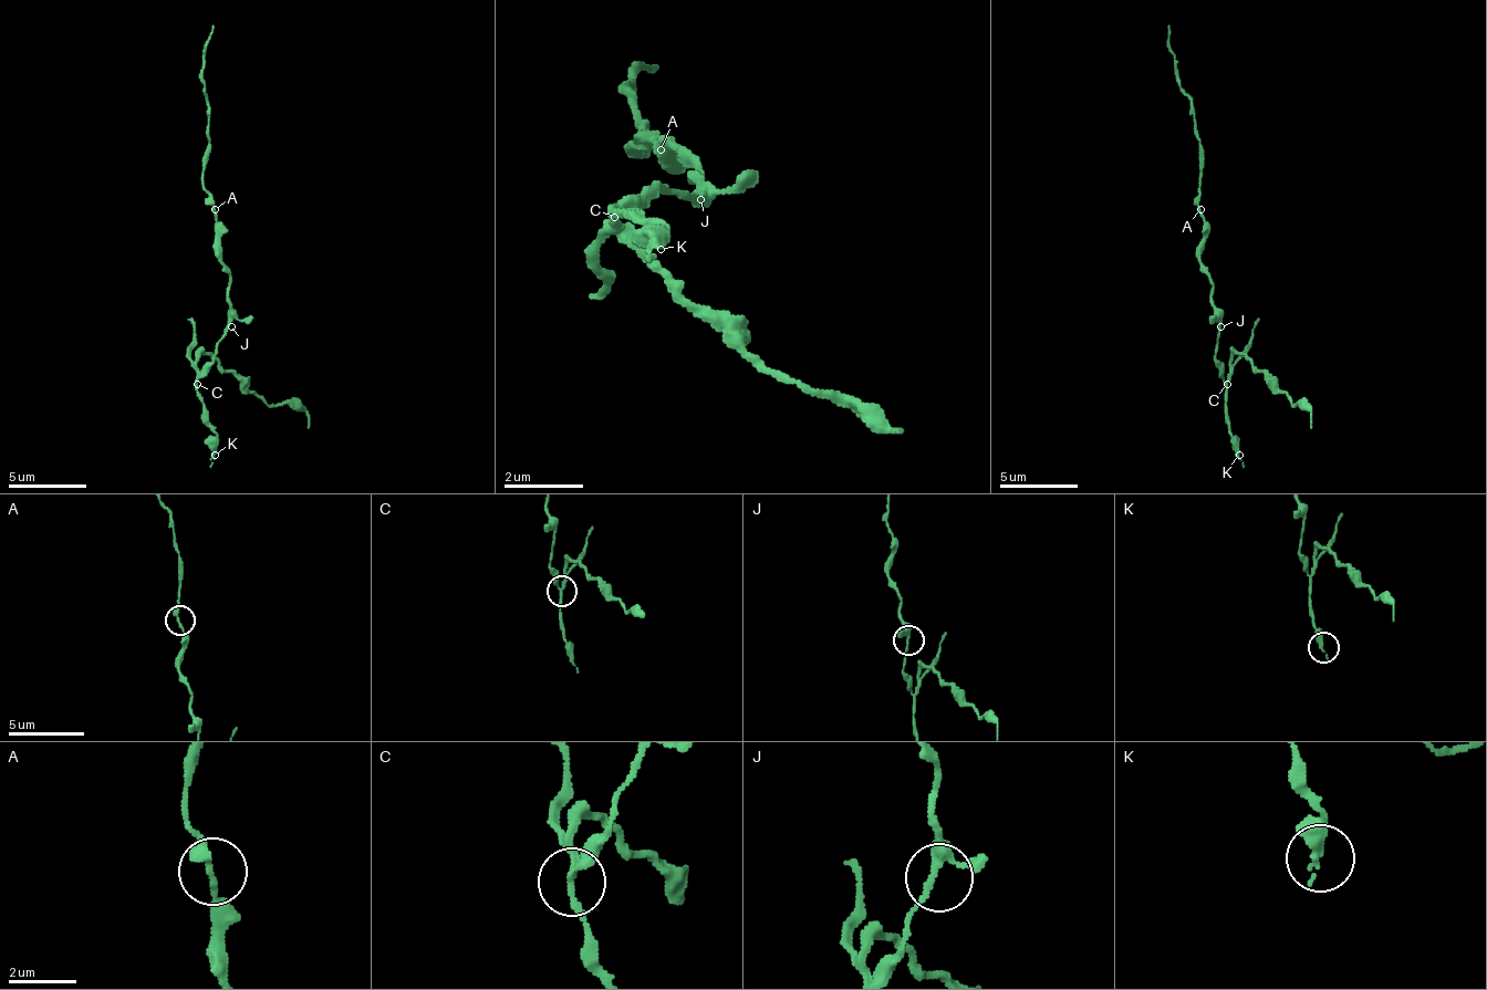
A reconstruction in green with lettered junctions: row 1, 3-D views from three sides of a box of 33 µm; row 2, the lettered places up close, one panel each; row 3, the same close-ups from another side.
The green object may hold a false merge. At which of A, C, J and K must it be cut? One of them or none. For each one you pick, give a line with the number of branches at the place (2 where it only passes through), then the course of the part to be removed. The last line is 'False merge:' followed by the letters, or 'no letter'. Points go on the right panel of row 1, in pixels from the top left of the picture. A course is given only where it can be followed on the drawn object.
C: 3 | (1228, 385), (1228, 361), (1244, 353), (1298, 404), (1310, 427)
False merge: C

